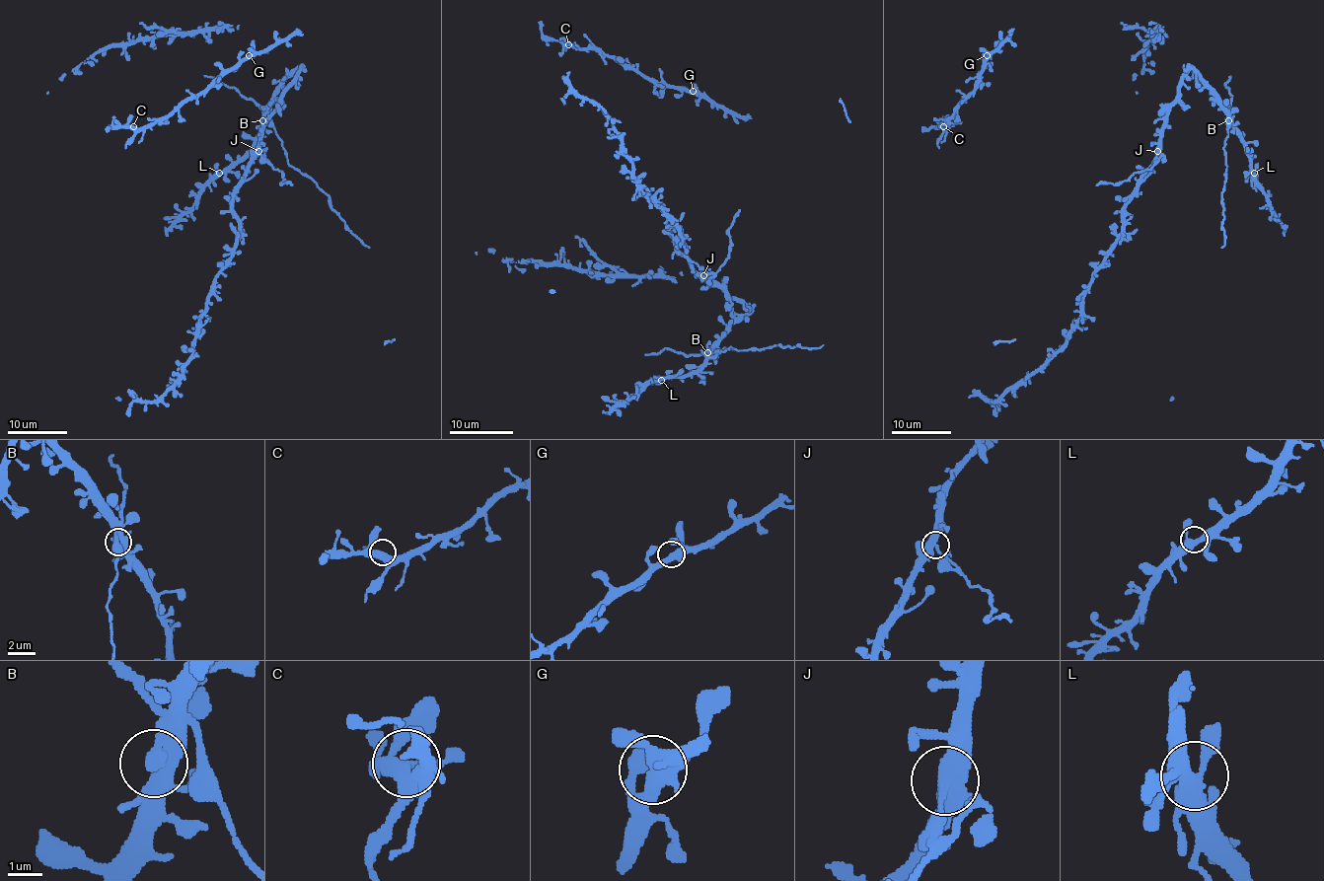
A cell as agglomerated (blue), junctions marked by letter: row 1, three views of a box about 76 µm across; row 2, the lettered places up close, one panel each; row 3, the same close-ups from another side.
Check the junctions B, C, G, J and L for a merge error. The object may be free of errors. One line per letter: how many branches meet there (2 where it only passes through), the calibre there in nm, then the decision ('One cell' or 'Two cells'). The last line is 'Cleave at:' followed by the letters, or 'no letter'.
B: Branches: 3. Thickness 360 nm. One cell
C: Branches: 3. Thickness 380 nm. One cell
G: Branches: 3. Thickness 400 nm. One cell
J: Branches: 3. Thickness 400 nm. Two cells
L: Branches: 3. Thickness 400 nm. One cell
Cleave at: J

